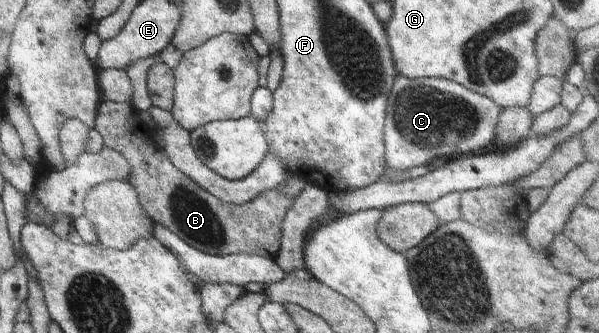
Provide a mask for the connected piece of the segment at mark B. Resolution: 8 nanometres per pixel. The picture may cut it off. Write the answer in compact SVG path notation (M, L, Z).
M104 99L95 119L98 133L106 147L119 151L131 167L129 181L137 191L138 201L155 223L162 224L177 235L184 243L213 256L230 254L250 254L274 259L281 246L282 222L286 212L296 198L283 194L283 185L259 193L252 201L242 205L224 204L196 185L185 173L172 165L167 153L154 141L149 125L146 125L131 102L116 102Z

